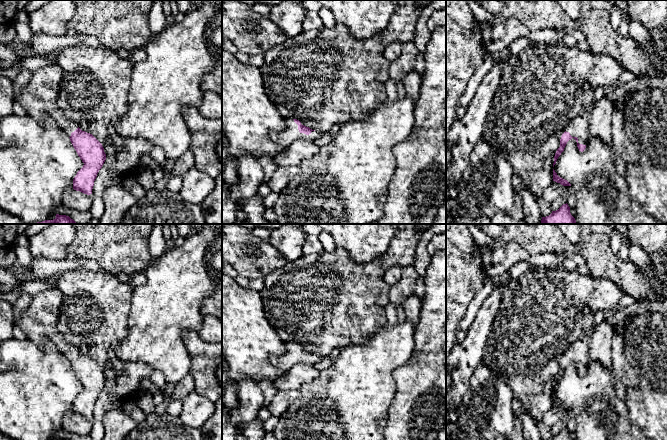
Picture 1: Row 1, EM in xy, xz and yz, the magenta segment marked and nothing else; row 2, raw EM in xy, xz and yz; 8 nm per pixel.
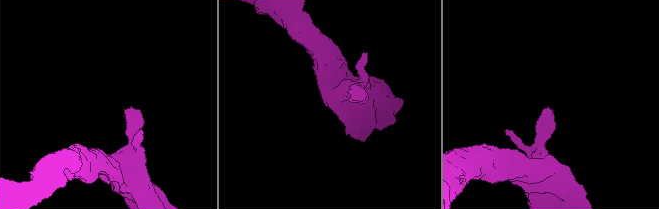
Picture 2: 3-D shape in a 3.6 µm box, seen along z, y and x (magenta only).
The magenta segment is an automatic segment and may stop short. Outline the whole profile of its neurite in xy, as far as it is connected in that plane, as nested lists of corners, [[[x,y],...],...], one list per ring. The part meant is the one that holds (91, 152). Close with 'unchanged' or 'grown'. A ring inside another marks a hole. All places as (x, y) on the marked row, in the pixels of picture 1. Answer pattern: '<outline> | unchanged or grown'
[[[53,58],[51,64],[32,72],[26,86],[14,95],[14,101],[37,122],[43,123],[47,118],[51,118],[70,138],[84,163],[73,179],[73,189],[90,195],[97,174],[106,160],[106,154],[102,144],[92,134],[82,131],[59,107],[61,79],[62,69]]] | grown

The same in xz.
[[[286,119],[287,128],[281,132],[272,133],[271,140],[280,148],[288,148],[298,139],[315,141],[321,136],[315,130],[301,124],[297,119]]] | grown

